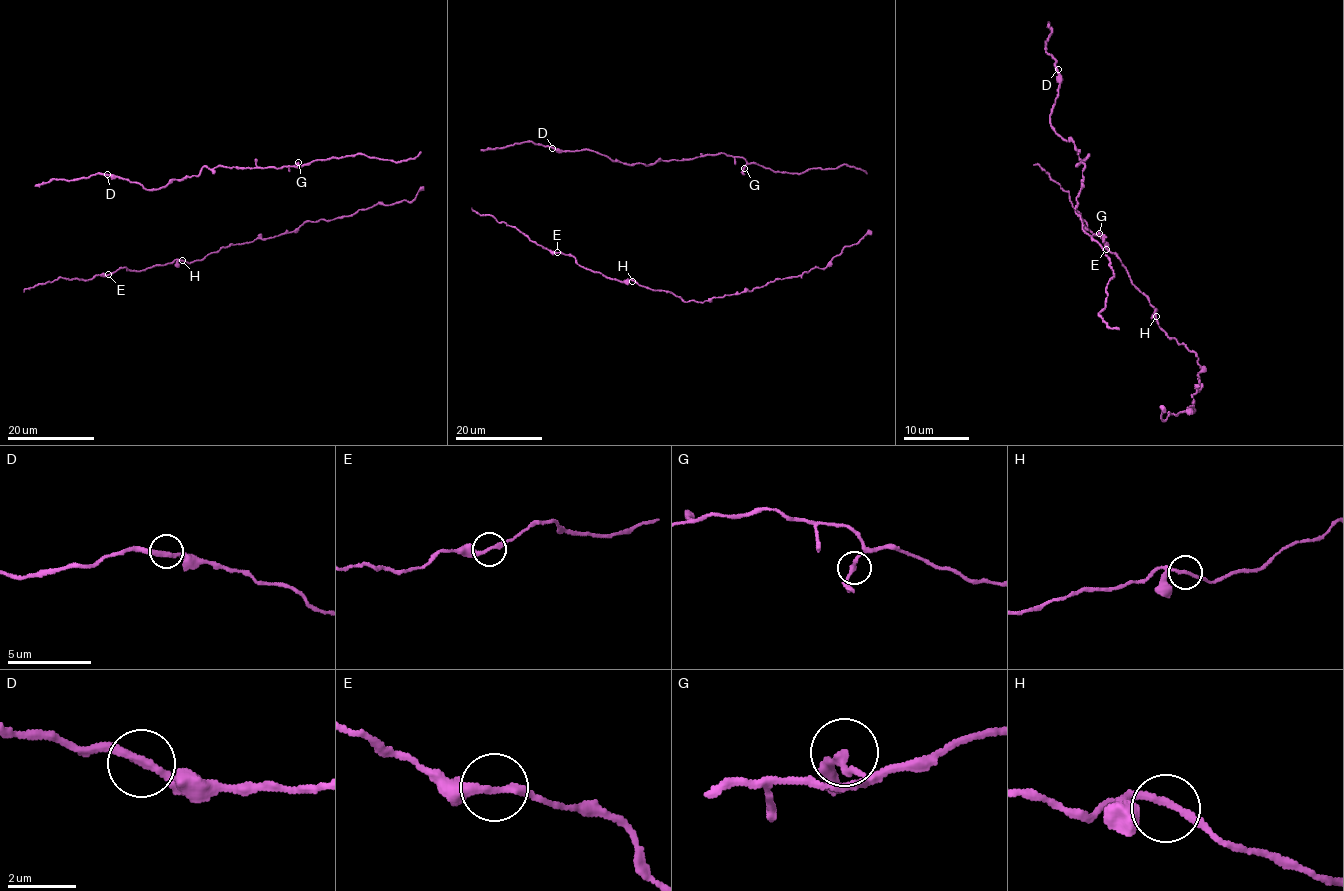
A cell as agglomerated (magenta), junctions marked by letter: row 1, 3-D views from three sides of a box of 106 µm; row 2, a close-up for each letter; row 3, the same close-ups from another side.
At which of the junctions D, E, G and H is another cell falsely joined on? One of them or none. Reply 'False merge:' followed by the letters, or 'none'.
False merge: none

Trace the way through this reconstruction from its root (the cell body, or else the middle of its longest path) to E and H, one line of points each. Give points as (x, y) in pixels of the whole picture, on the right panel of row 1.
E: (1162, 404), (1166, 420), (1193, 412), (1199, 358), (1168, 338), (1107, 248)
H: (1162, 404), (1166, 420), (1169, 412), (1193, 412), (1192, 394), (1202, 385), (1199, 358), (1168, 338), (1156, 316)

